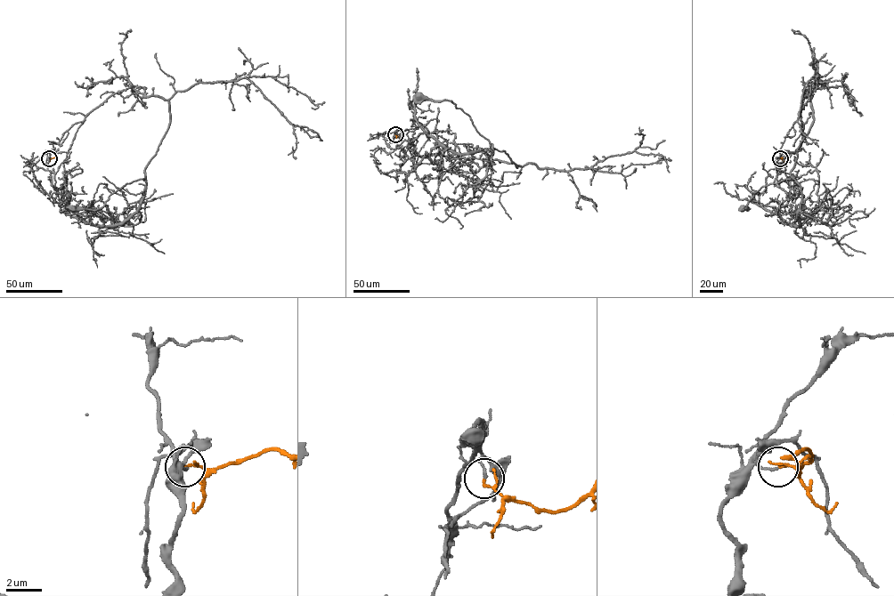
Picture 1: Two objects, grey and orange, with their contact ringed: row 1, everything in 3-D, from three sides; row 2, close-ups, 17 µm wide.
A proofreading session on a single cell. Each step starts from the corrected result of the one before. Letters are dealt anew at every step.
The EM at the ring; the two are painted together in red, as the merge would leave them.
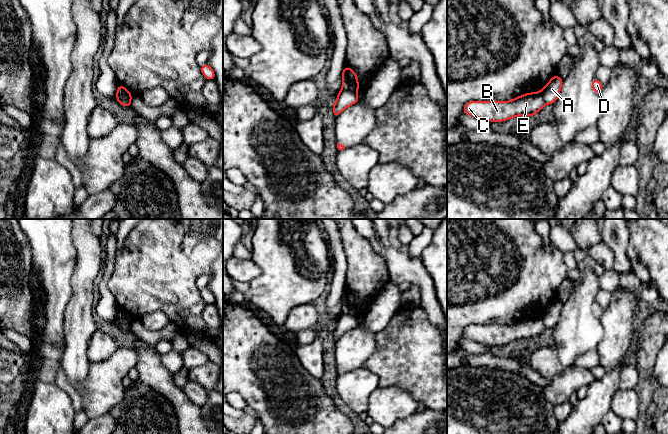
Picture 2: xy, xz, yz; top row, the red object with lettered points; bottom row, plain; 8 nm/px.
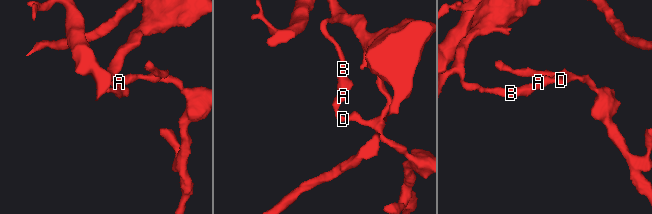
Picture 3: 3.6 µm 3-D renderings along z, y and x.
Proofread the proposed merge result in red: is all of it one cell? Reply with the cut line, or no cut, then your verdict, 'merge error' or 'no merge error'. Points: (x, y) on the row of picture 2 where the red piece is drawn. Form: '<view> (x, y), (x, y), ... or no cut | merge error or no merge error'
xz (342, 89), (355, 92) | merge error

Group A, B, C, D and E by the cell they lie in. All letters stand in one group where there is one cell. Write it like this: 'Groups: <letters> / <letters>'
Groups: A D / B C E

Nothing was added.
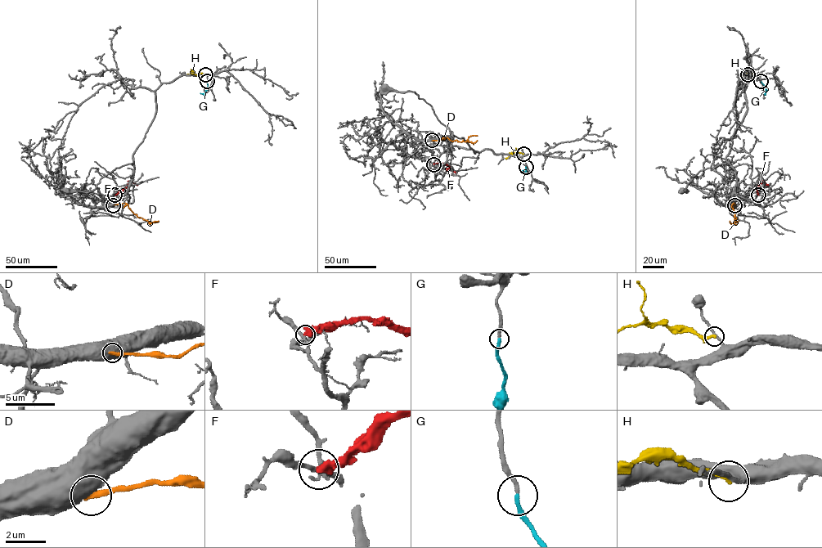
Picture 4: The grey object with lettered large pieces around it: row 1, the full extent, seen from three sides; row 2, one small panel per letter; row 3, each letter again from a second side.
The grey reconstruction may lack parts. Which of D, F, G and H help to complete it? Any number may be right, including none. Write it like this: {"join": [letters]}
{"join": ["G"]}

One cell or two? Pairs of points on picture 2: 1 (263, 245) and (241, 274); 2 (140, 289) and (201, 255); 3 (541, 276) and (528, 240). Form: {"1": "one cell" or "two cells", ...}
{"1": "two cells", "2": "one cell", "3": "one cell"}

